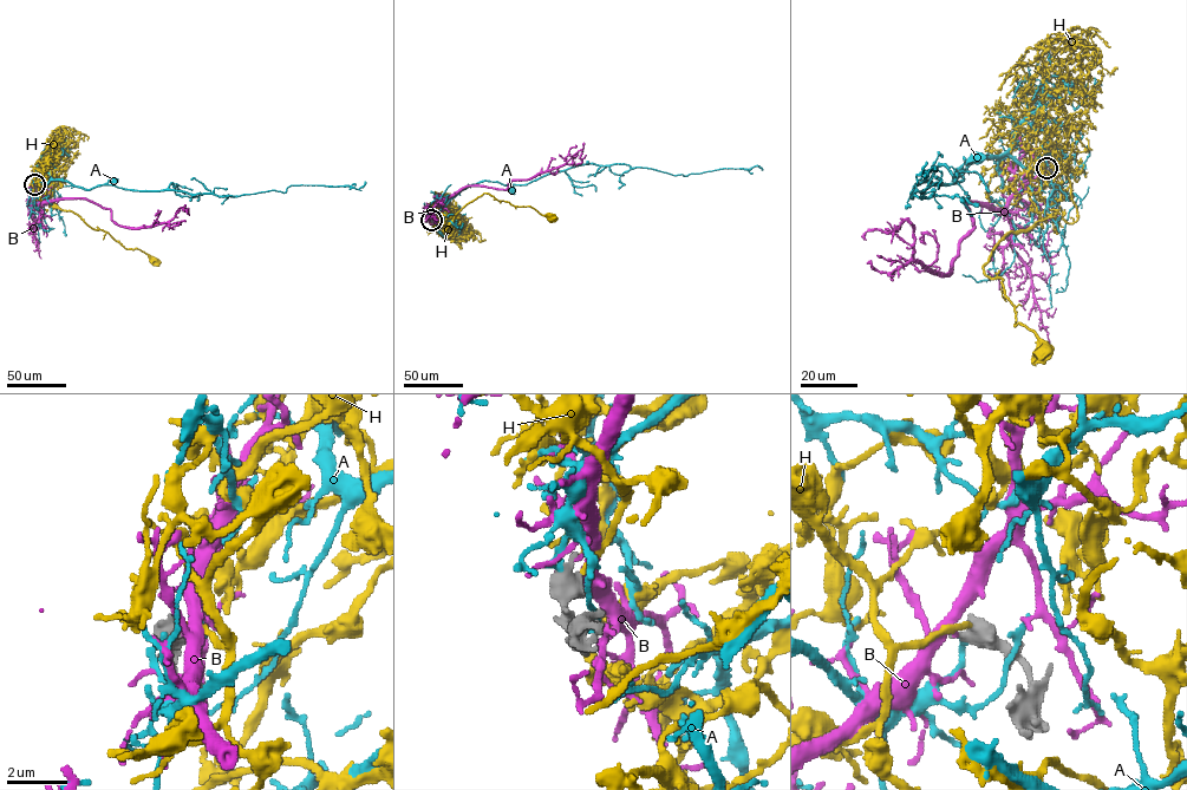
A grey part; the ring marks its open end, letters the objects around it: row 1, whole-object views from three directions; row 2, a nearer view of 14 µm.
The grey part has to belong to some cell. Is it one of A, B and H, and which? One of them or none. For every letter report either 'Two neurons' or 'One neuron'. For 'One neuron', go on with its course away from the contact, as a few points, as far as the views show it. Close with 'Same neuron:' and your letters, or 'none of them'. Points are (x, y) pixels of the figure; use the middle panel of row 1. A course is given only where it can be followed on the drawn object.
A: Two neurons
B: Two neurons
H: One neuron. Its course: (431, 220), (437, 210), (447, 216), (456, 214), (486, 193), (514, 206), (529, 206), (550, 219)
Same neuron: H

